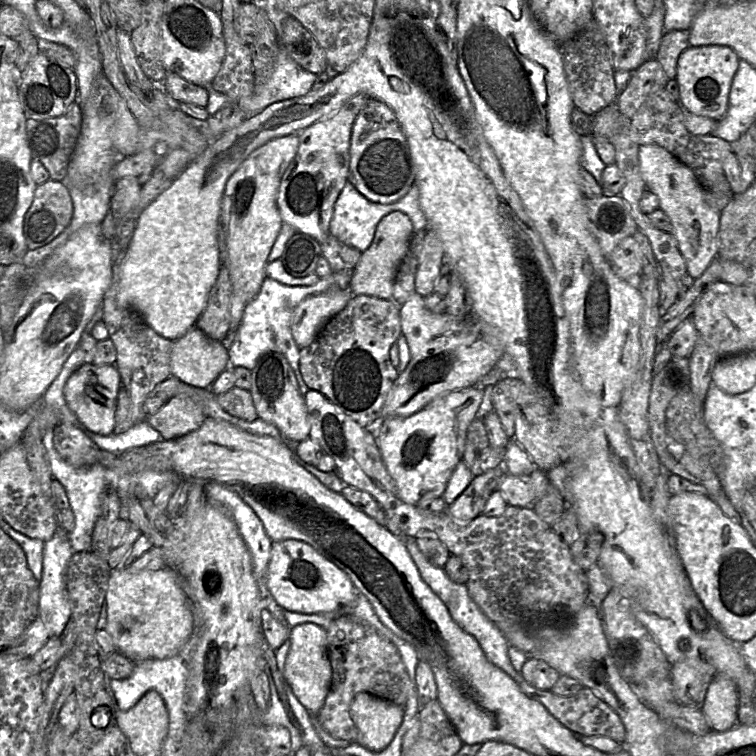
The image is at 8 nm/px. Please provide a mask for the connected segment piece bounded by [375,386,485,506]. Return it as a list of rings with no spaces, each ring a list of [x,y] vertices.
[[[467,387],[437,398],[410,416],[387,417],[379,422],[376,442],[403,502],[418,506],[421,500],[443,496],[452,473],[463,460],[467,430],[480,414],[484,396],[482,388]]]

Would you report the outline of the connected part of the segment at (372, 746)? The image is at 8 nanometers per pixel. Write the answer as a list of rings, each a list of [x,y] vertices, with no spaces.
[[[358,693],[350,706],[350,716],[358,732],[358,743],[369,750],[385,749],[404,717],[405,706],[370,693]]]

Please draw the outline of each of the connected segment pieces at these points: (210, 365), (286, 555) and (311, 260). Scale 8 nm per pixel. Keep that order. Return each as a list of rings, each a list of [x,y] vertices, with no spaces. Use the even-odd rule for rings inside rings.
[[[194,325],[174,341],[171,373],[181,382],[197,388],[210,388],[229,365],[227,348]]]
[[[294,539],[272,543],[266,580],[270,593],[284,610],[304,614],[350,615],[353,612],[354,601],[361,593],[343,570],[327,560],[308,543]]]
[[[297,233],[286,243],[280,257],[286,271],[295,277],[315,274],[322,255],[320,244],[306,233]]]

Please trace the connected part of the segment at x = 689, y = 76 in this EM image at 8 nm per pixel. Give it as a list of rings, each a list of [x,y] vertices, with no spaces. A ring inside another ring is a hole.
[[[723,45],[689,46],[679,57],[676,81],[679,85],[679,103],[695,115],[721,120],[728,108],[728,98],[740,58]]]

